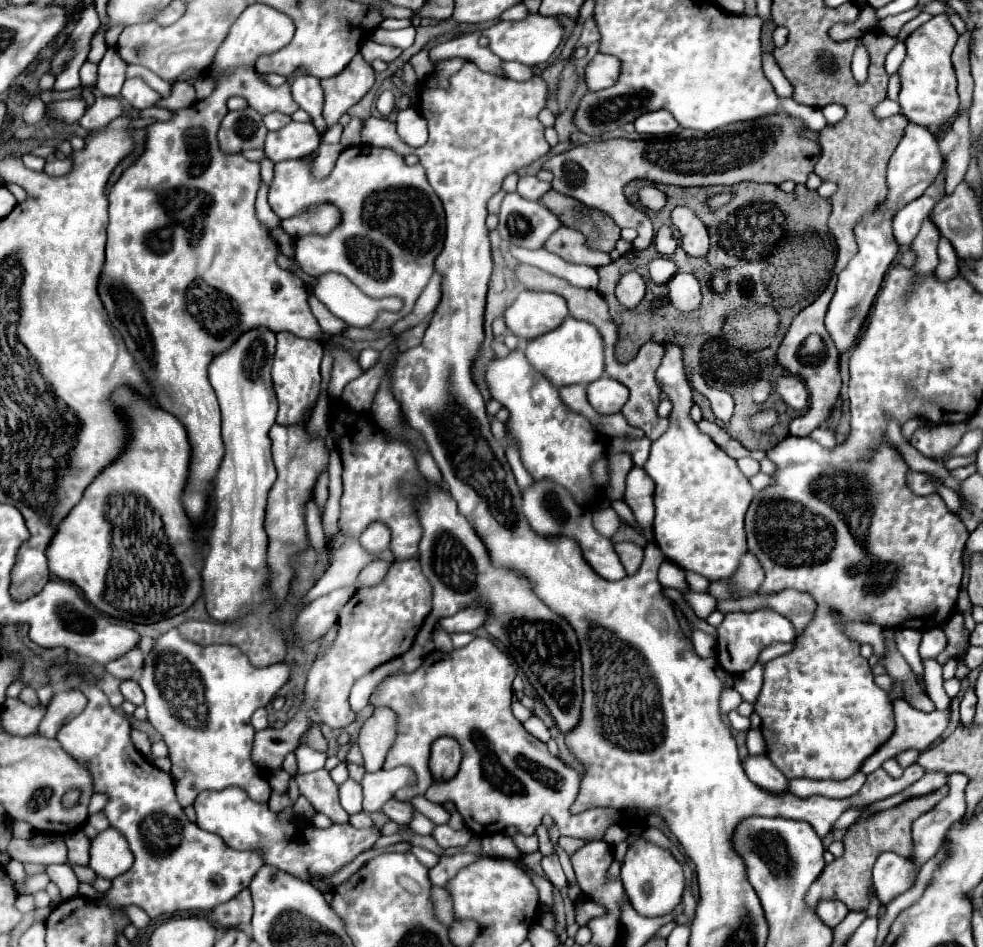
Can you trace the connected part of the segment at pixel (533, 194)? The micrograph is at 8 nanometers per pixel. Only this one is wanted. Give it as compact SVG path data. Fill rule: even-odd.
M524 175L524 177L520 177L520 181L518 181L518 193L520 193L522 197L530 199L530 201L538 201L548 189L550 189L550 183L540 181L538 177L528 177L528 175Z

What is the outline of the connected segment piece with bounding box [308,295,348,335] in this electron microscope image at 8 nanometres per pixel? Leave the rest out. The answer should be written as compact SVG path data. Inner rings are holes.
M314 295L308 297L308 303L310 303L310 309L312 309L312 315L318 319L320 327L322 327L326 333L332 333L332 335L344 333L344 329L348 327L348 323L342 323L342 319L334 317Z

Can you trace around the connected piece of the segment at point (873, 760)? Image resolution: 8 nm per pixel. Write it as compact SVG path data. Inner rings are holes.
M896 701L894 713L898 717L896 719L896 731L882 747L878 747L864 761L862 773L866 773L866 775L876 771L886 759L896 757L900 751L906 751L906 749L924 751L924 749L928 749L944 733L946 725L948 725L948 715L950 715L950 711L924 713L924 711L914 709L906 701Z

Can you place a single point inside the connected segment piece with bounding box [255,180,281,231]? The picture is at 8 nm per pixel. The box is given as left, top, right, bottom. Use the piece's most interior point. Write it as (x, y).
(264, 212)

